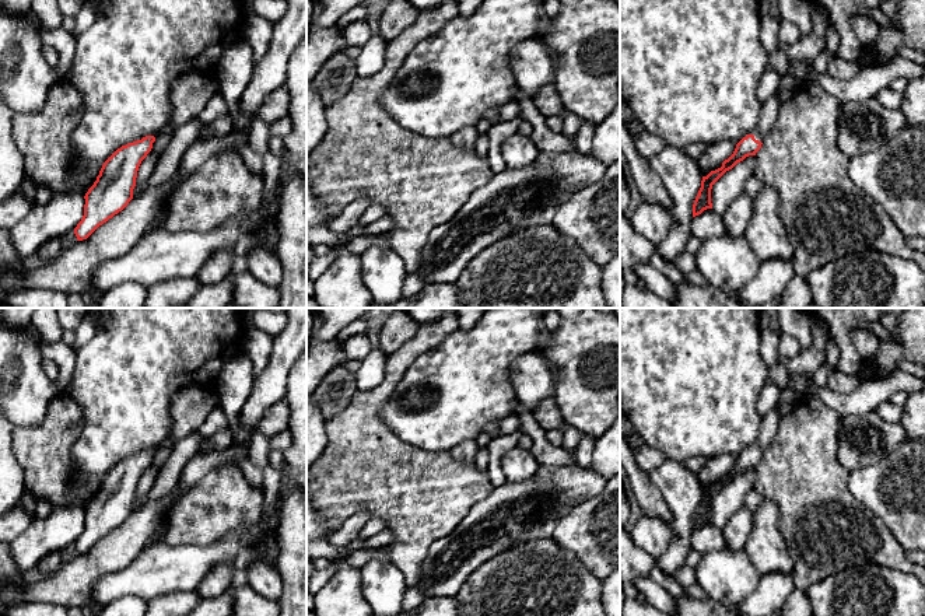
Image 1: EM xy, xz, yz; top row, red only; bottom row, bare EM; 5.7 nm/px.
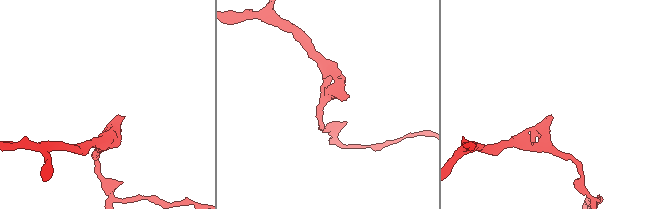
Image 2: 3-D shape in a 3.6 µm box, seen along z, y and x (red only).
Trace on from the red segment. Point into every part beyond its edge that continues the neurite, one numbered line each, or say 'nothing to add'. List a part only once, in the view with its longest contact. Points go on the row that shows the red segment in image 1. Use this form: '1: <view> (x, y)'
1: yz (770, 108)

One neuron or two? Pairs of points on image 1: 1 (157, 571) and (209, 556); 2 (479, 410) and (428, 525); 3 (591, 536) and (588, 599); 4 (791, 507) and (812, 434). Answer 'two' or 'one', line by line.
1: one
2: two
3: two
4: one

